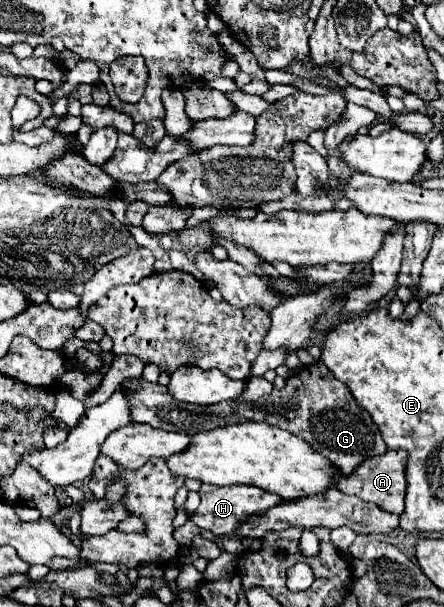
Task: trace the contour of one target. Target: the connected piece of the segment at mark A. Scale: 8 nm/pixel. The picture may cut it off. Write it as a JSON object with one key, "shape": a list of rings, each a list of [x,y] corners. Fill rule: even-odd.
{"shape":[[[388,450],[384,456],[374,456],[366,462],[362,462],[342,484],[338,484],[338,490],[344,494],[358,496],[362,500],[368,500],[372,504],[378,504],[378,508],[402,514],[404,512],[404,496],[406,496],[406,450]]]}

